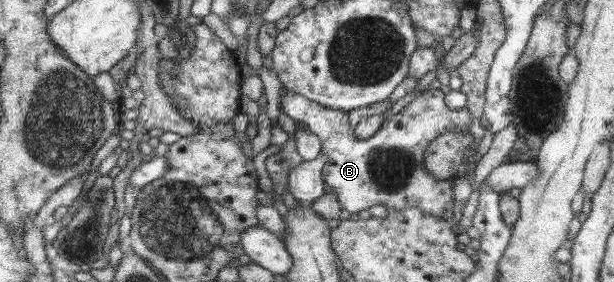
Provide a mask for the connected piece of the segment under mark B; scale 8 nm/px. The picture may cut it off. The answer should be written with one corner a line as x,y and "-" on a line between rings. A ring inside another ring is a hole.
286,90
279,106
285,116
320,139
320,153
327,155
327,163
321,170
322,180
331,187
345,211
358,213
379,204
395,210
415,206
421,212
449,221
455,211
454,178
433,179
433,175
425,171
425,147
445,132
469,129
471,115
465,108
451,111
443,98
441,90
424,90
399,113
384,118
379,129
367,139
353,135
354,128
348,125
347,113
322,107
297,92

